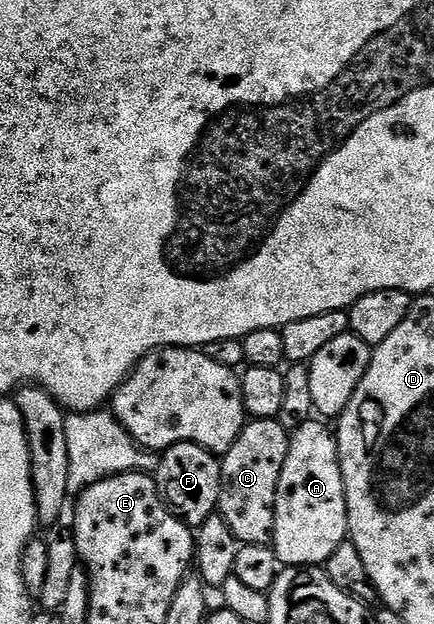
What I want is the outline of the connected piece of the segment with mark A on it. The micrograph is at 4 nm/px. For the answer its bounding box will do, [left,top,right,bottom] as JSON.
[273,421,348,567]

